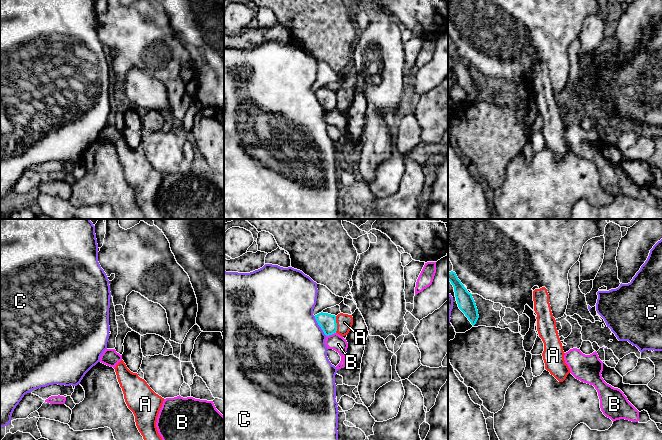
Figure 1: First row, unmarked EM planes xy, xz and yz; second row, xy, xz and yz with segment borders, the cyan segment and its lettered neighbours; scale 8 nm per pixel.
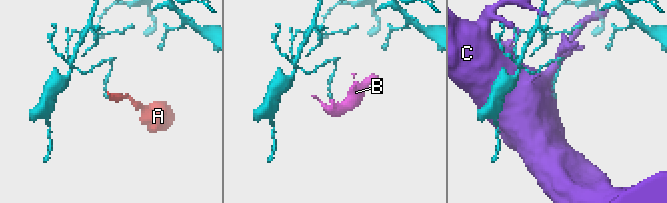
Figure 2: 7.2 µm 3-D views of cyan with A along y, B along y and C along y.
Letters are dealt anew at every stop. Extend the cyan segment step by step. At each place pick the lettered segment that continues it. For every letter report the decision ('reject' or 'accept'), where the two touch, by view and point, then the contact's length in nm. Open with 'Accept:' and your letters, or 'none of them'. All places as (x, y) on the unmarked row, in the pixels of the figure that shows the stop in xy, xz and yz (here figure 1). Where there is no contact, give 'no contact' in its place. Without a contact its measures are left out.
Accept: none of them
A: reject | xz (336, 100) | 140 nm
B: reject | xz (330, 110) | 90 nm
C: reject | xz (319, 101) | 190 nm

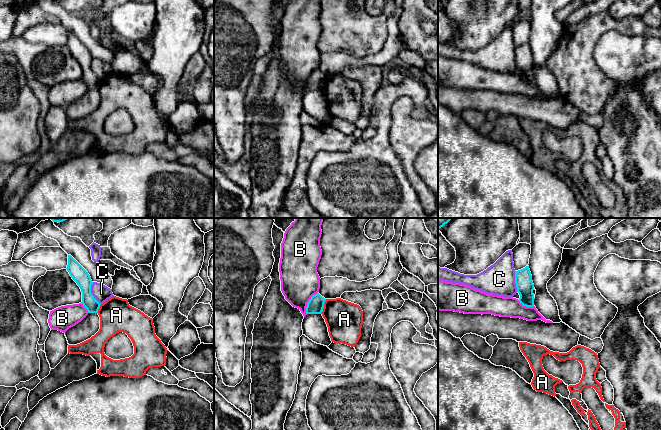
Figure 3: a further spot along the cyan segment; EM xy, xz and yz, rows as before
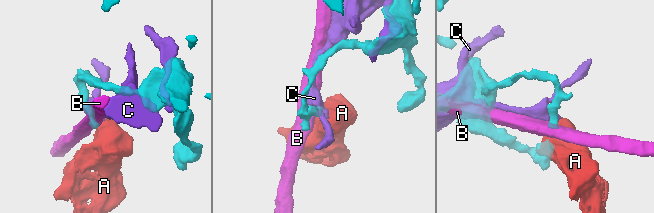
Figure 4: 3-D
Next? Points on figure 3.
Accept: none of them
A: reject | xz (323, 82) | 130 nm
B: reject | xz (308, 78) | 200 nm
C: reject | xy (91, 69) | 200 nm

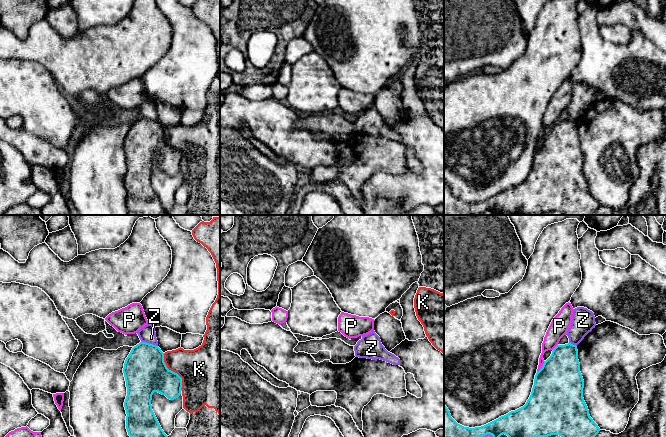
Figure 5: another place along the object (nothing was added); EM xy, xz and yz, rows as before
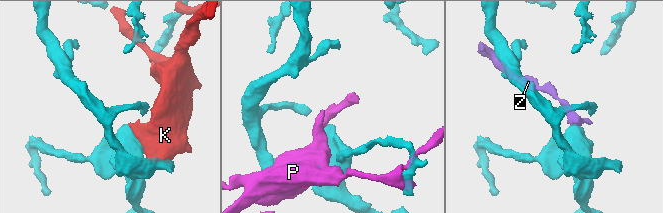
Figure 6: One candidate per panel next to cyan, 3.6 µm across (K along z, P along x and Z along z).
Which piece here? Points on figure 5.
Accept: none of them
K: reject | xy (172, 147) | 340 nm
P: reject | yz (542, 143) | 110 nm
Z: reject | xy (148, 119) | 140 nm

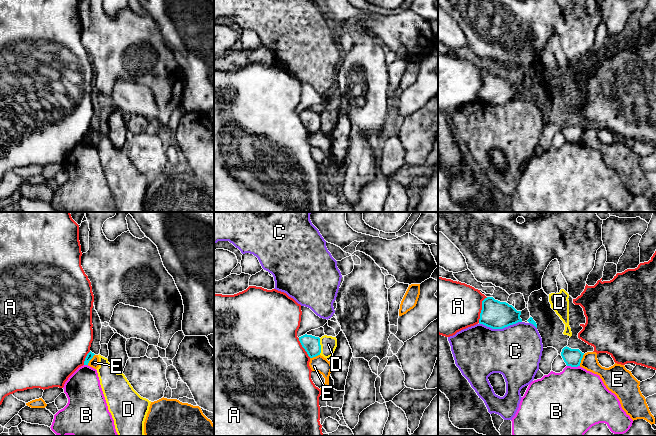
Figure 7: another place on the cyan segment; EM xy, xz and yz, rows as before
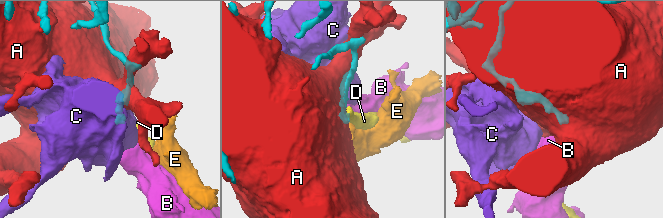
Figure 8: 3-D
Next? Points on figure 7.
Accept: none of them
A: reject | yz (482, 85) | 220 nm
B: reject | yz (573, 142) | 100 nm
C: reject | yz (500, 104) | 340 nm
D: reject | xz (320, 122) | 140 nm
E: reject | yz (581, 135) | 100 nm

